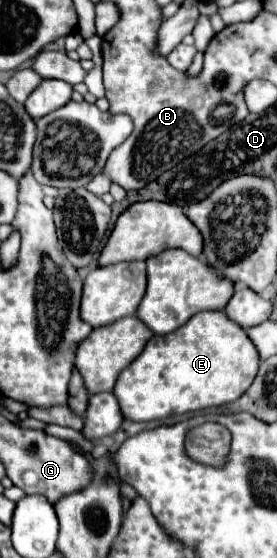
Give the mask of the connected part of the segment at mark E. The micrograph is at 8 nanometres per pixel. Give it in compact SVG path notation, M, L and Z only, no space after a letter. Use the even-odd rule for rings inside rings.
M223 310L199 312L183 328L167 336L155 334L145 350L121 372L113 392L127 420L161 420L237 400L255 380L259 362L259 352L247 332L229 320Z

